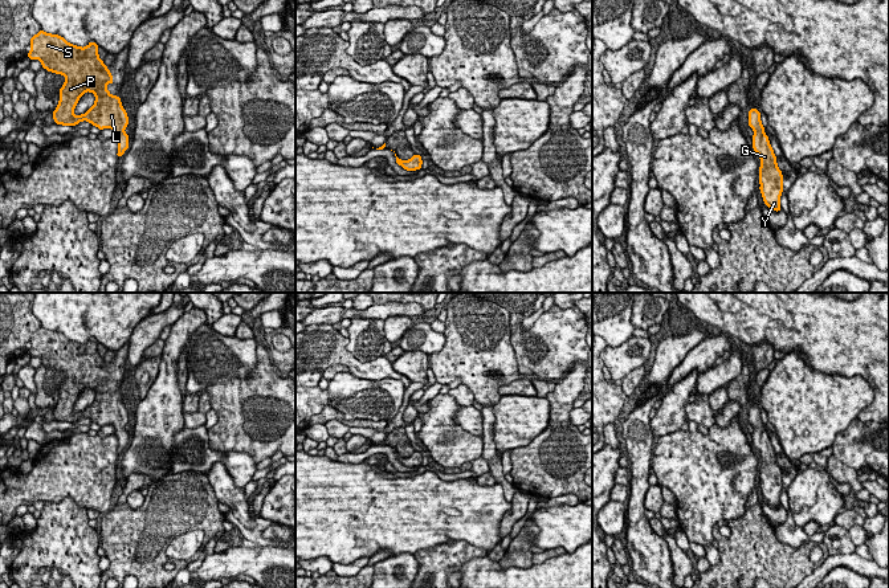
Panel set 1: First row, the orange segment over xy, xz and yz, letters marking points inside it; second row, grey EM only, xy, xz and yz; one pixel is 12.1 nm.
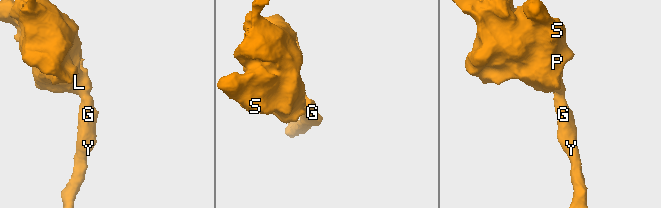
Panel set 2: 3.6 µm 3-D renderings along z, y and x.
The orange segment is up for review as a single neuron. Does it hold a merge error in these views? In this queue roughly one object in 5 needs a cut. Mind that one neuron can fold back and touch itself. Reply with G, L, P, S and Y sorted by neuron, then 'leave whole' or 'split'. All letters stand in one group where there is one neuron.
G L P S Y | leave whole

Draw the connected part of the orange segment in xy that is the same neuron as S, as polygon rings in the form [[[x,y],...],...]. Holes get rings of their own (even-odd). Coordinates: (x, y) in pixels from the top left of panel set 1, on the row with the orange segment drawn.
[[[40,30],[30,38],[28,57],[30,61],[40,60],[44,69],[66,78],[60,89],[60,102],[53,111],[54,123],[76,126],[87,121],[99,130],[113,128],[118,142],[117,156],[121,158],[129,148],[129,135],[125,132],[129,117],[121,97],[111,95],[106,87],[114,81],[98,56],[98,45],[91,41],[81,48],[58,34]],[[86,91],[95,95],[95,102],[85,114],[74,115],[74,107]]]

